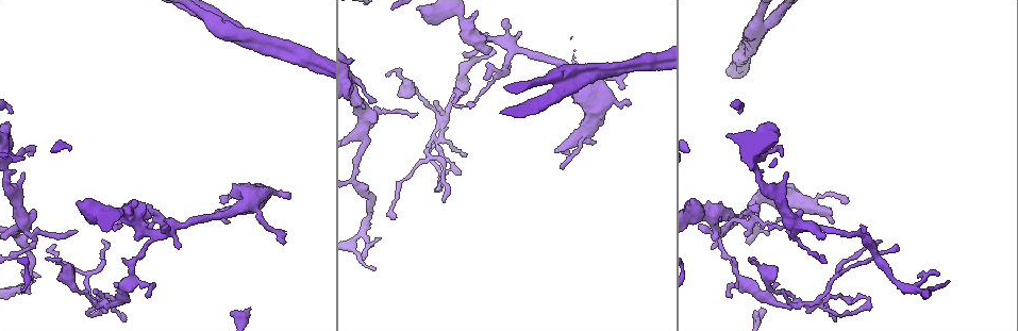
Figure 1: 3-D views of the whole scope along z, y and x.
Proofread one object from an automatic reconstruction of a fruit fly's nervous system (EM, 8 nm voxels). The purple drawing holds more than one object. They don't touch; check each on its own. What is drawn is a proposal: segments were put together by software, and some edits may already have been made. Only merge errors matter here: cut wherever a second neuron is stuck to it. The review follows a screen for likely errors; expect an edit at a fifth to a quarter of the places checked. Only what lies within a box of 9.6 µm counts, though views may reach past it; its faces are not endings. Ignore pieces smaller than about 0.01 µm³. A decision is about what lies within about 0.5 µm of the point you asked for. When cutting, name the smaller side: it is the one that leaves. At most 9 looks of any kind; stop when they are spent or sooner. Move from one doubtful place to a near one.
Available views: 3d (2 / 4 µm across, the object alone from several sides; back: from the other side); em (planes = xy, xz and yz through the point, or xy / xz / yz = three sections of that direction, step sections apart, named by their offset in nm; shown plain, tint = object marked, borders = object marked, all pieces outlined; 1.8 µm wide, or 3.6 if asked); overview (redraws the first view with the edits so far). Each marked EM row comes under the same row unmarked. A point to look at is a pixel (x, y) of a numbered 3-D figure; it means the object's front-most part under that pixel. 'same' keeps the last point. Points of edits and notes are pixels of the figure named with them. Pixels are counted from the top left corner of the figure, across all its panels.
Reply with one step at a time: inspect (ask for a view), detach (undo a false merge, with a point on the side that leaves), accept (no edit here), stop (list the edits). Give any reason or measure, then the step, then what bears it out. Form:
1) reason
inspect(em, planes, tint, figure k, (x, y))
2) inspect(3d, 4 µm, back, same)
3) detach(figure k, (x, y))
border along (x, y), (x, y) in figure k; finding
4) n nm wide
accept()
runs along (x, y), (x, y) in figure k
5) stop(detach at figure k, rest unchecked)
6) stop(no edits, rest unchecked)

two arms at a narrow angle
inspect(3d, 2 µm, figure 1, (24, 226))

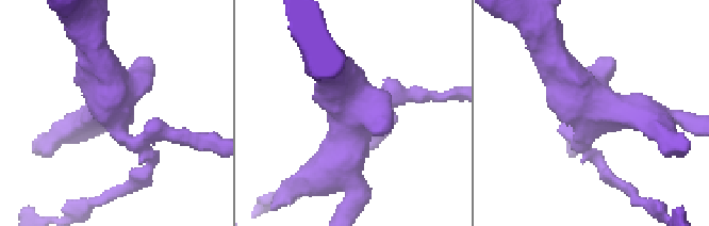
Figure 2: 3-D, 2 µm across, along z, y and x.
need the tissue
inspect(em, planes, borders, figure 2, (597, 107))

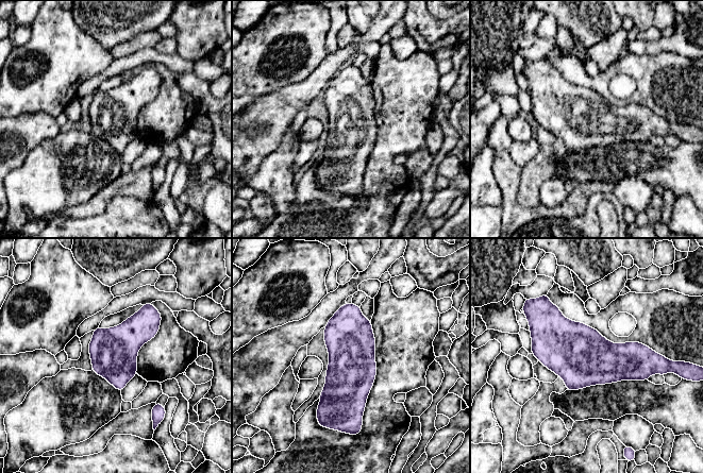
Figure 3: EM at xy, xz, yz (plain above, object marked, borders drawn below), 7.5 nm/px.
accept()
continuous, no second neuron

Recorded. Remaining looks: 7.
arms run side by side
inspect(3d, 4 µm, figure 1, (103, 302))

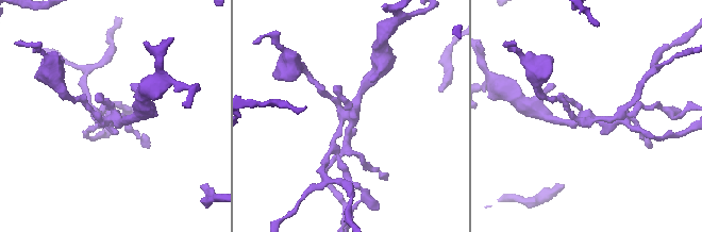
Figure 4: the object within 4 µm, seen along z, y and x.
4 arms
inspect(em, planes, borders, figure 4, (353, 109))

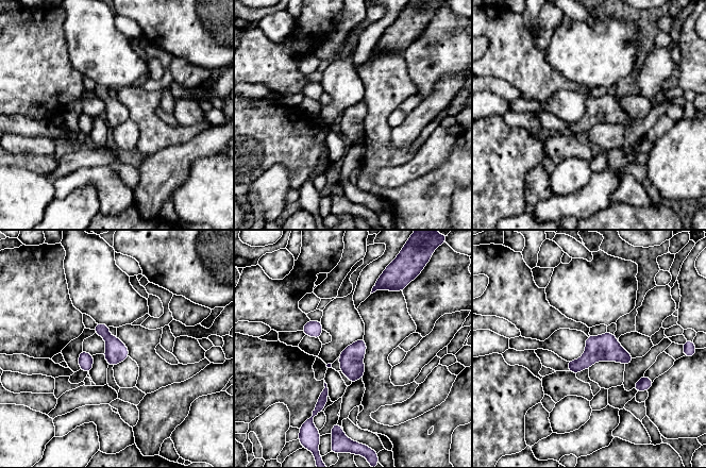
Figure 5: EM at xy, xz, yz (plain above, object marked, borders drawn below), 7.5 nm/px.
accept()
one neuron here

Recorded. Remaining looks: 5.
sharp bend
inspect(3d, 2 µm, figure 1, (495, 40))

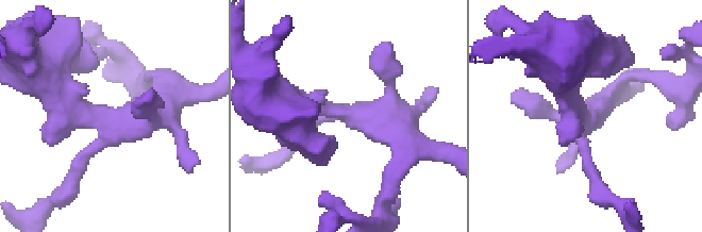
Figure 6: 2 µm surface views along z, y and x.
now the EM
inspect(em, planes, tint, figure 6, (585, 125))

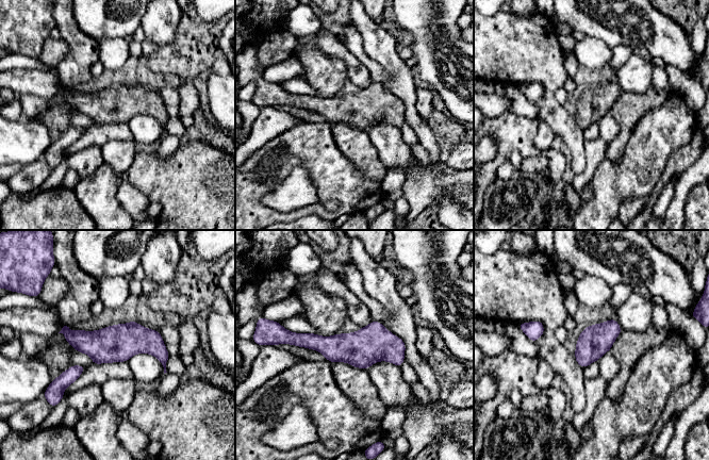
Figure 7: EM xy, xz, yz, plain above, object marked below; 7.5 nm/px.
240 nm wide
accept()
all the same neuron

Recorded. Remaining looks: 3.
calibre changes
inspect(em, 3.6 µm, xy, step 4, tint, figure 1, (565, 73))

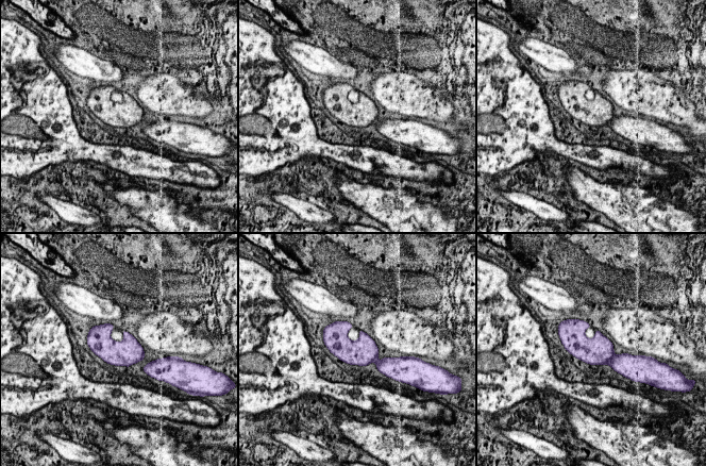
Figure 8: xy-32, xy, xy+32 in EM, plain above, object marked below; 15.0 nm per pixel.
detach(figure 8, (598, 350))
border along (614, 353), (605, 364) in figure 8; two neurons meet here

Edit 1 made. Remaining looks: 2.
stop(detach at figure 8, rest unchecked)

